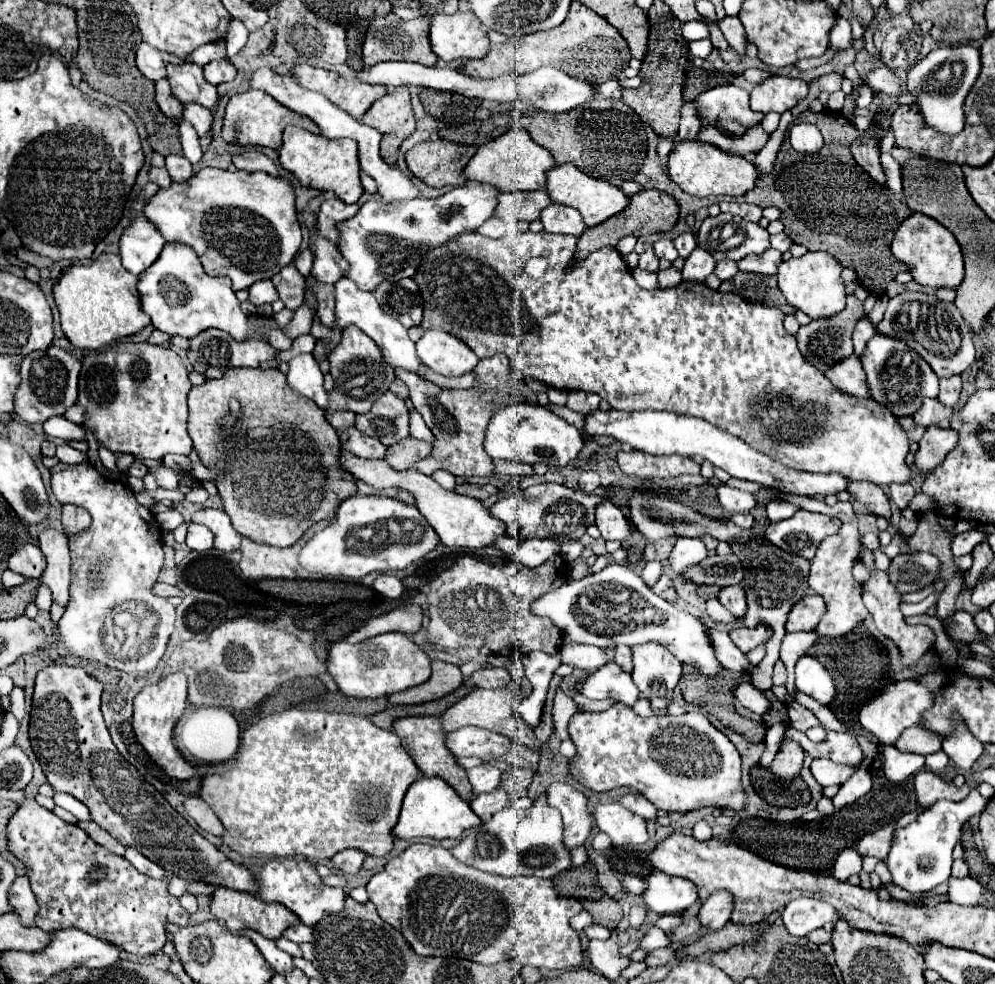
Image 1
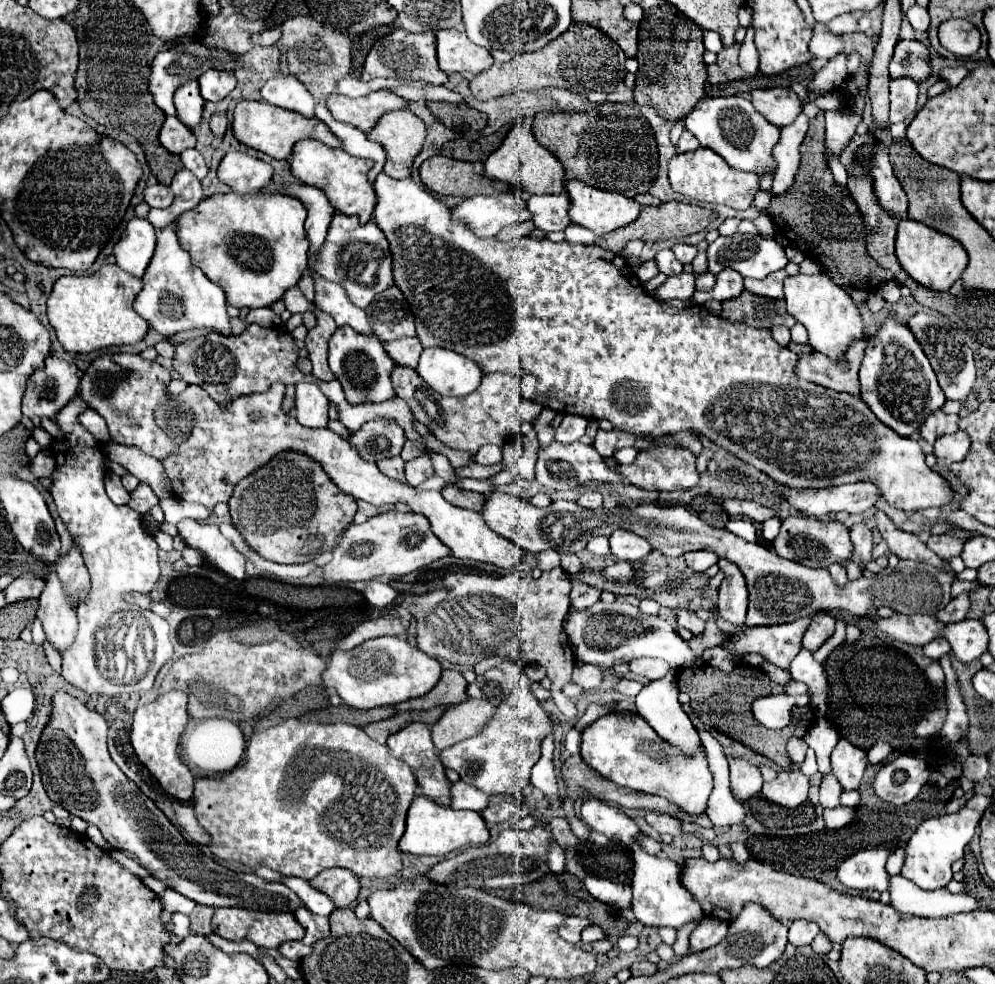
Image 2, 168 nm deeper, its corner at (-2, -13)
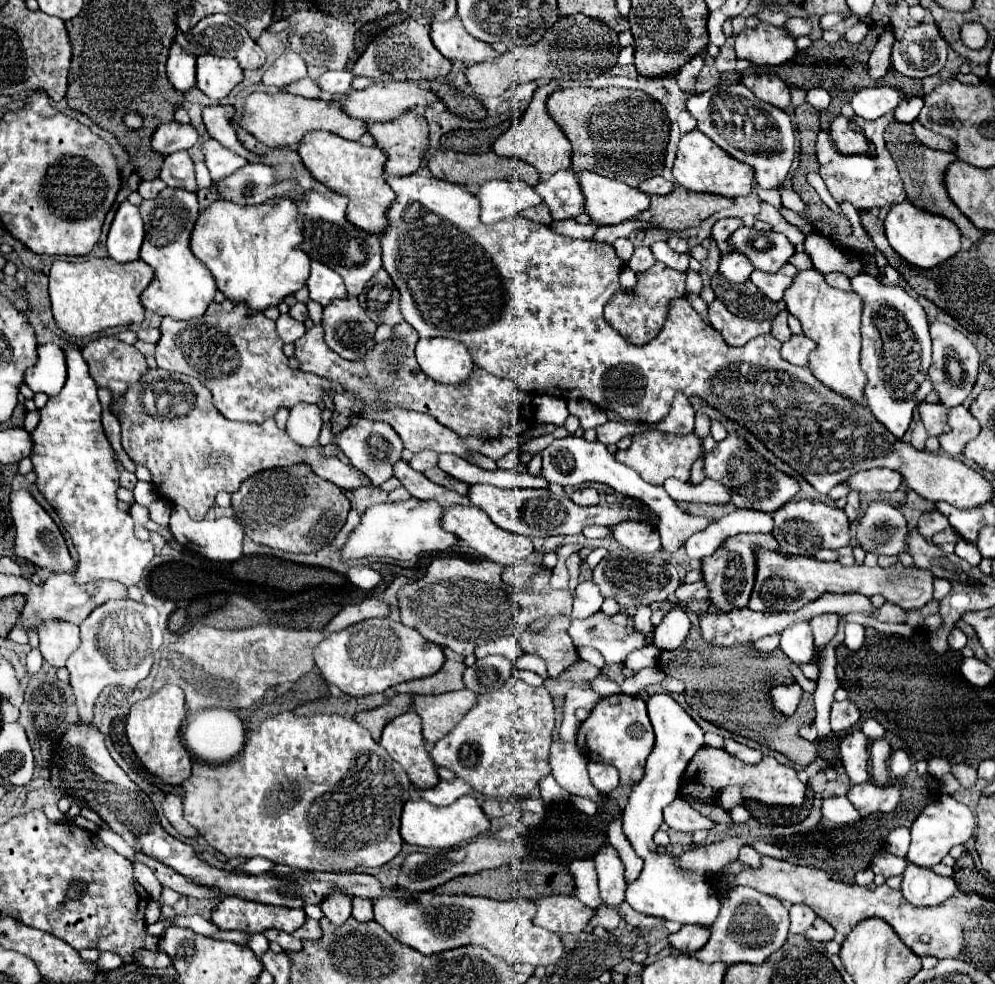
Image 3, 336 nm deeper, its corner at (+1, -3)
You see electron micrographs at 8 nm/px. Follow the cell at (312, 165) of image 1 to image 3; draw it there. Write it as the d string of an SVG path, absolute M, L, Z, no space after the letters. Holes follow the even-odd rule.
M308 132L298 142L298 154L302 164L314 176L314 180L322 182L330 190L346 196L350 200L348 220L358 228L380 234L386 226L386 206L392 204L396 194L382 178L384 170L384 152L378 146L362 146L352 140L344 140L330 132Z

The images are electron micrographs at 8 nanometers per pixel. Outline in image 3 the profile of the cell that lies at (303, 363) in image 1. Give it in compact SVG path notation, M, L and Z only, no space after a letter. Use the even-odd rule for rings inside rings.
M298 402L290 410L286 430L296 444L302 444L302 446L316 444L320 428L322 428L322 416L320 414L322 414L320 408L316 404L308 404L308 402Z

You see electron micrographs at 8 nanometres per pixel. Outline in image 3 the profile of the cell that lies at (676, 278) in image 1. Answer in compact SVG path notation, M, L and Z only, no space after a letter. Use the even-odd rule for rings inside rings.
M656 262L646 272L638 274L638 284L634 286L634 296L616 294L610 298L610 302L604 308L604 316L608 324L618 330L628 342L632 344L646 344L650 342L662 328L666 320L666 304L672 298L680 298L686 292L686 274L668 268L662 262Z

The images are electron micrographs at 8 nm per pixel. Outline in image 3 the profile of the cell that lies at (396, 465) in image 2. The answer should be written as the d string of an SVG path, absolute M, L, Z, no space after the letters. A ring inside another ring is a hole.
M398 460L394 464L394 478L398 478L404 484L404 488L418 500L436 500L440 506L470 504L468 496L458 496L456 492L430 482L424 474L418 474L416 470L412 470L404 460Z

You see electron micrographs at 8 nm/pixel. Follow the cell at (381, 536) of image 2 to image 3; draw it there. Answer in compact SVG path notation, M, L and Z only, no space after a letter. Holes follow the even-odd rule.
M410 498L406 502L384 502L370 506L360 524L350 532L344 548L340 550L340 560L358 560L358 558L394 558L394 560L410 560L420 552L442 552L452 548L458 538L440 528L442 506L432 500L416 500Z

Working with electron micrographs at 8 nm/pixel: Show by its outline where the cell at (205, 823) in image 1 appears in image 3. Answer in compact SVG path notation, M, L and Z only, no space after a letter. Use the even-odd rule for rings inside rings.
M168 794L166 800L162 802L162 810L164 810L166 818L170 820L170 824L172 824L182 836L188 836L188 838L196 838L196 836L198 836L198 830L184 820L184 814L182 814L182 798L178 798L178 796L174 796L174 794Z

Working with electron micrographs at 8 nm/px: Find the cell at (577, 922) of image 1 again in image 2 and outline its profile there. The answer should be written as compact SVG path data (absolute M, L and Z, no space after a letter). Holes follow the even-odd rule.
M567 916L565 918L565 922L559 926L559 930L557 930L557 934L563 938L563 940L567 940L567 942L571 942L571 944L581 944L581 930L585 928L589 924L589 920L587 918L577 918L577 916Z

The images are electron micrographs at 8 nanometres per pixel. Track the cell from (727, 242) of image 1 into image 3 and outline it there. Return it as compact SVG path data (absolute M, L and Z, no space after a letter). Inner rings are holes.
M738 228L730 238L728 244L734 252L748 256L750 264L764 272L776 272L788 258L794 254L792 242L778 232L762 232L756 228Z

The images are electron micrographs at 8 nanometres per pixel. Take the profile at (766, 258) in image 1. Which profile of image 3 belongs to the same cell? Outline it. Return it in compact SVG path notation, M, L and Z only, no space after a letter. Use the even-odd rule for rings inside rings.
M784 264L778 272L774 272L774 274L768 274L768 272L762 272L762 270L754 270L752 274L750 274L750 280L752 280L752 284L760 290L760 292L764 292L770 300L774 300L774 302L778 302L778 300L782 300L782 296L784 296L784 290L788 288L788 284L792 282L792 276L796 274L796 268L792 266L792 264Z

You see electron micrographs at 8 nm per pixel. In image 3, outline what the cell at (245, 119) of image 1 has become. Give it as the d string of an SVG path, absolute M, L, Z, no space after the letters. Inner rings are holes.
M288 92L248 94L244 98L244 112L242 112L240 126L246 132L250 132L254 138L258 138L262 144L266 144L268 148L282 148L282 146L296 144L310 130L326 130L326 132L332 132L346 140L358 140L366 132L364 122L346 116L340 110L338 102L326 104L324 100L308 100L302 96L288 94Z

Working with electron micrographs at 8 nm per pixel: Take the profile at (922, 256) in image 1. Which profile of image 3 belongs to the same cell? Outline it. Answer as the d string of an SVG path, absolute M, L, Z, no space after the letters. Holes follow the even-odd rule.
M910 202L894 204L884 220L884 228L886 228L886 238L888 238L890 246L908 264L912 264L916 268L934 268L960 252L962 234L956 228L956 224L952 224L948 218L928 214L924 210L916 210Z

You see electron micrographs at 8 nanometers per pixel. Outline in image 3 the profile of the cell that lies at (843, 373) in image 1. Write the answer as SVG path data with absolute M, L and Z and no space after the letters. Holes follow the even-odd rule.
M804 334L792 336L782 344L782 358L794 366L808 366L808 356L816 348L816 342Z

